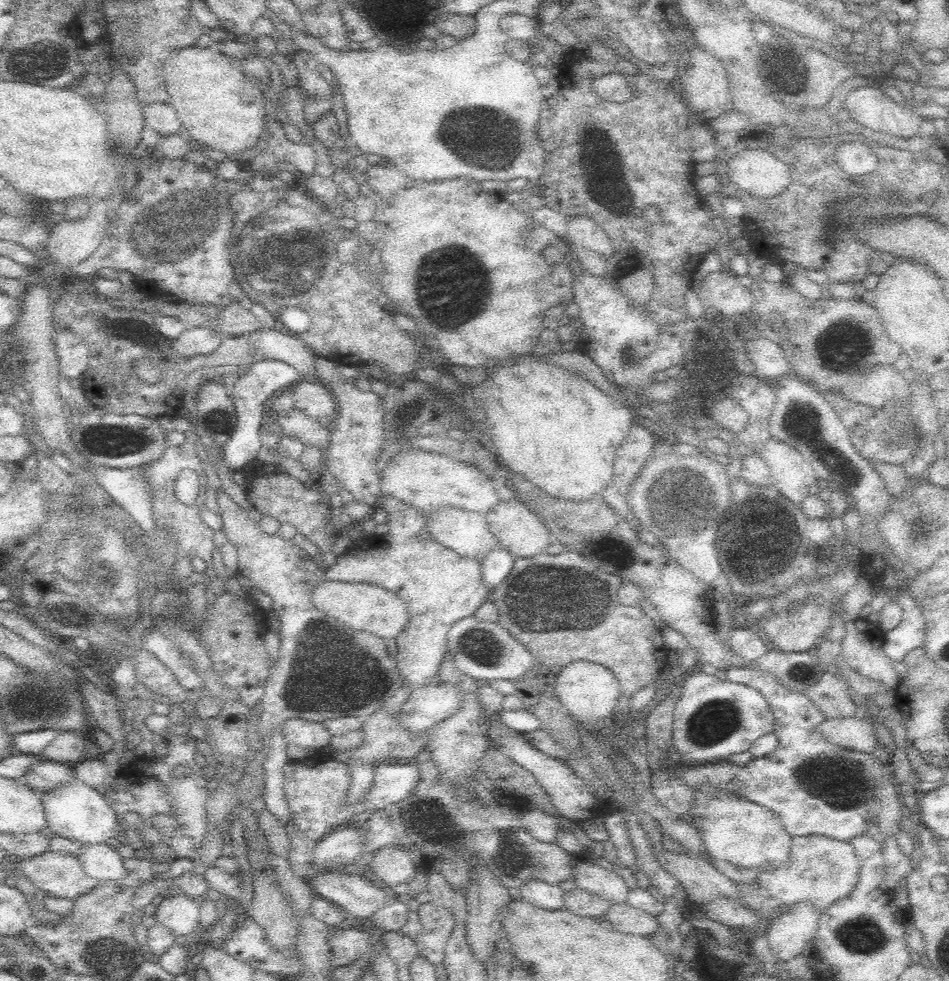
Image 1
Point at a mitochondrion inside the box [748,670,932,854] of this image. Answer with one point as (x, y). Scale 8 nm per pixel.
(822, 777)

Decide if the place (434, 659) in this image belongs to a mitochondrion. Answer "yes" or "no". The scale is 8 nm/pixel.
no

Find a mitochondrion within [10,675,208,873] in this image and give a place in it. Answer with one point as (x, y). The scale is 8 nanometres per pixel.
(40, 707)

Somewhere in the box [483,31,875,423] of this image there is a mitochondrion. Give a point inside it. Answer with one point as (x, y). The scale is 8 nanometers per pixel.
(784, 68)

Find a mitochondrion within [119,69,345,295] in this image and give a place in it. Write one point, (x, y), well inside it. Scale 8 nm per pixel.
(159, 238)

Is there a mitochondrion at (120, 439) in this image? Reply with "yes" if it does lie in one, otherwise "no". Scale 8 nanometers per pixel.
yes

